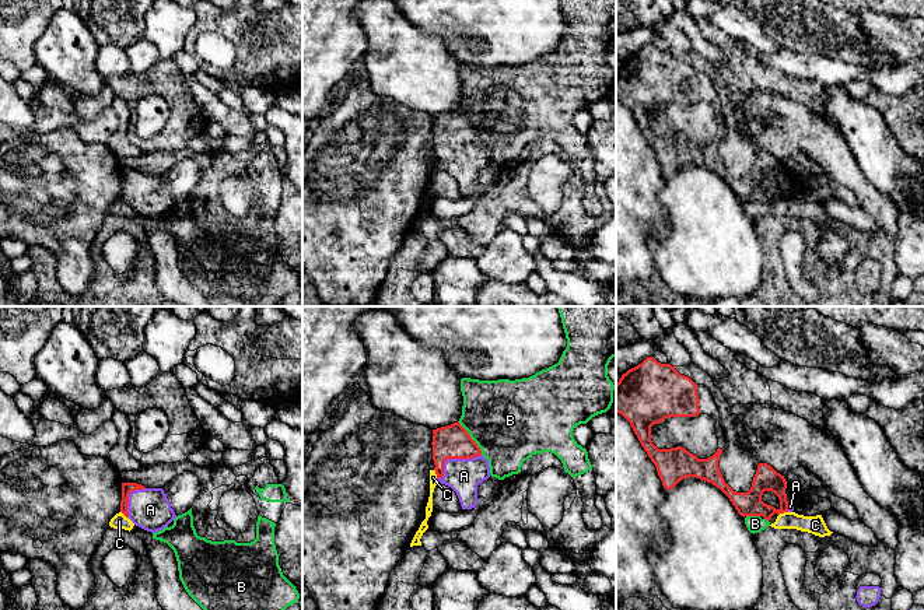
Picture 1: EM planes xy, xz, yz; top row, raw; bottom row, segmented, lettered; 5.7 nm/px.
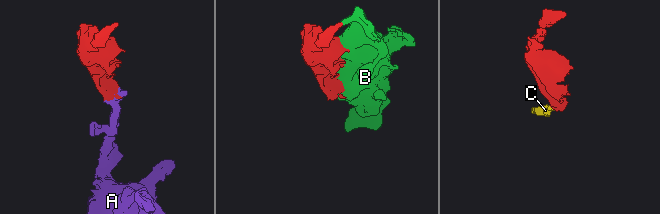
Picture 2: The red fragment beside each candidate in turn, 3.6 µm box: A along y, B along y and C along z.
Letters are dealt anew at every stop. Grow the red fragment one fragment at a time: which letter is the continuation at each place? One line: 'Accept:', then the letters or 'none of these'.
Accept: A

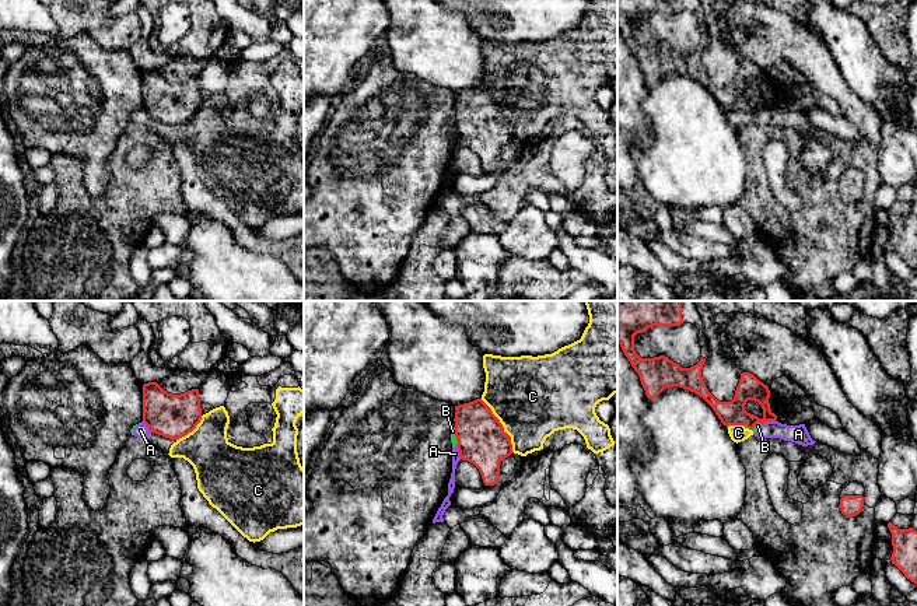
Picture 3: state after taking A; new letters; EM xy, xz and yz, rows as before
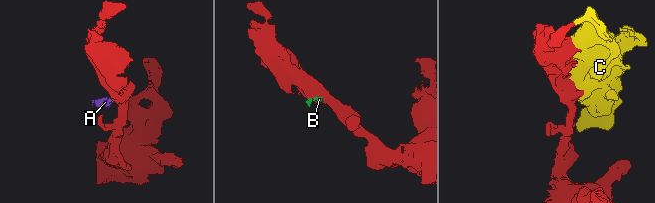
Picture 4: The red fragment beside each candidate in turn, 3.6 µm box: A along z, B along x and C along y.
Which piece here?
Accept: none of these

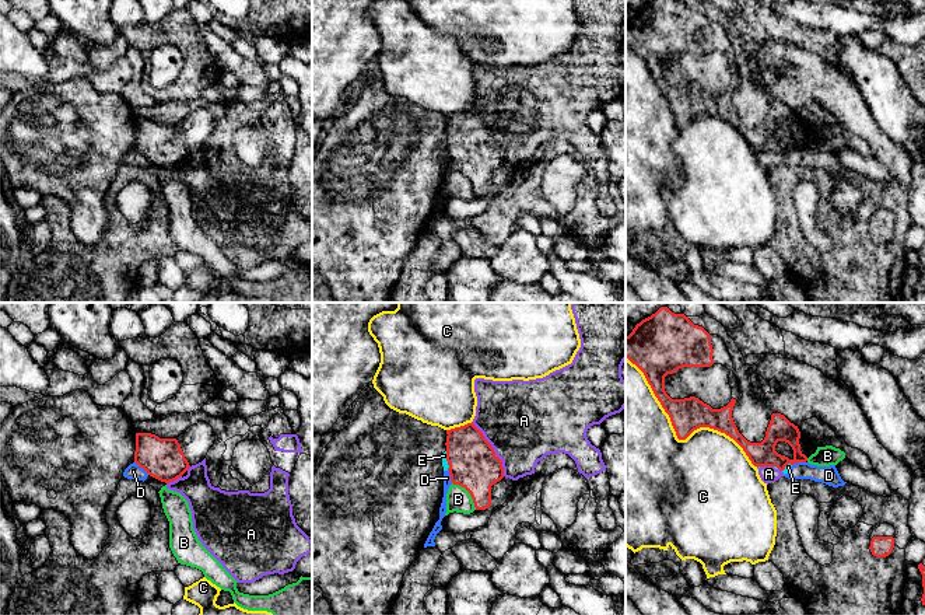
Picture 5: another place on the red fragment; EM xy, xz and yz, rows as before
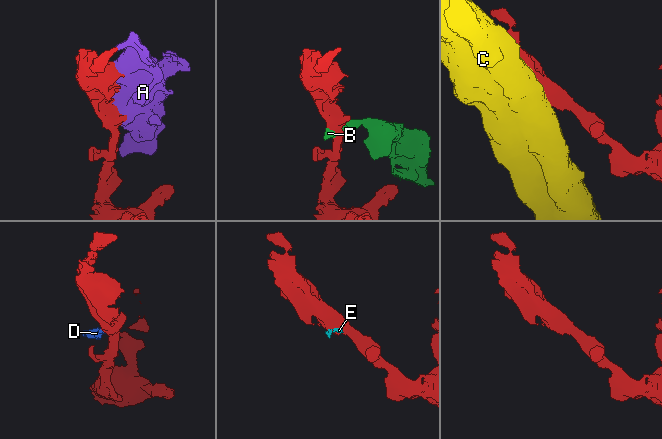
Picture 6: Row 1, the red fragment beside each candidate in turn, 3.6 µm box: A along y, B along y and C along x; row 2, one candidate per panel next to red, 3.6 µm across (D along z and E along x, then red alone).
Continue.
Accept: none of these

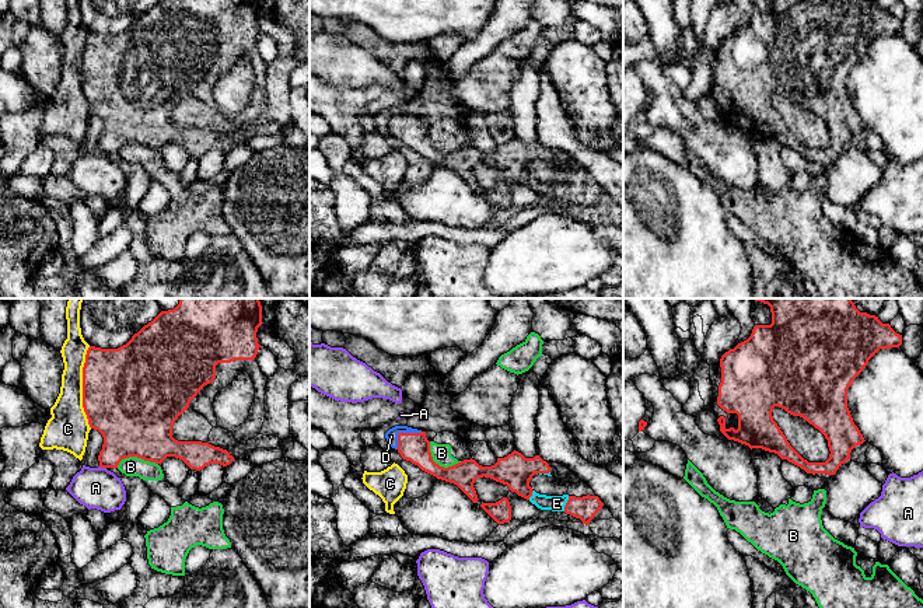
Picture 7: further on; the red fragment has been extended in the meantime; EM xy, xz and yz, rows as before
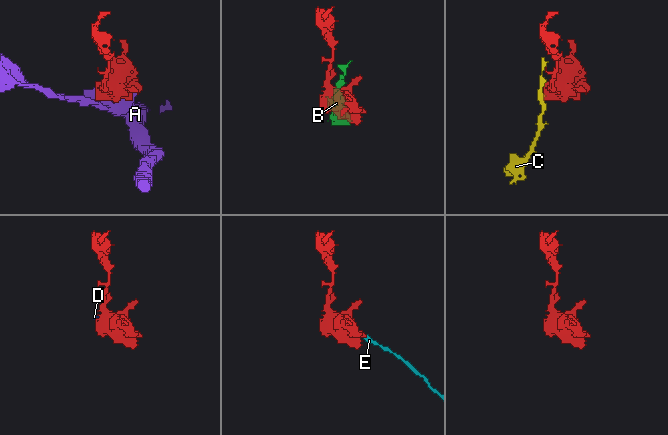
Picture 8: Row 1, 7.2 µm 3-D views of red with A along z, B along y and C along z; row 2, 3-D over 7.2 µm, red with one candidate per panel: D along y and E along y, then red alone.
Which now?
Accept: D, E

